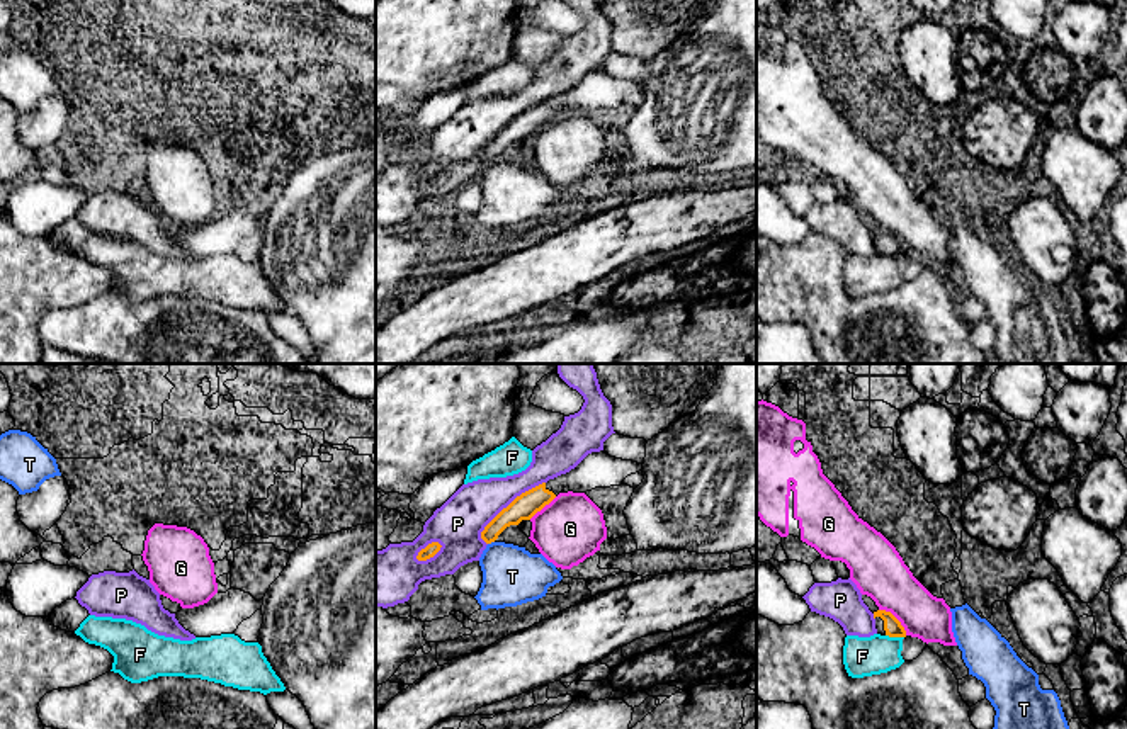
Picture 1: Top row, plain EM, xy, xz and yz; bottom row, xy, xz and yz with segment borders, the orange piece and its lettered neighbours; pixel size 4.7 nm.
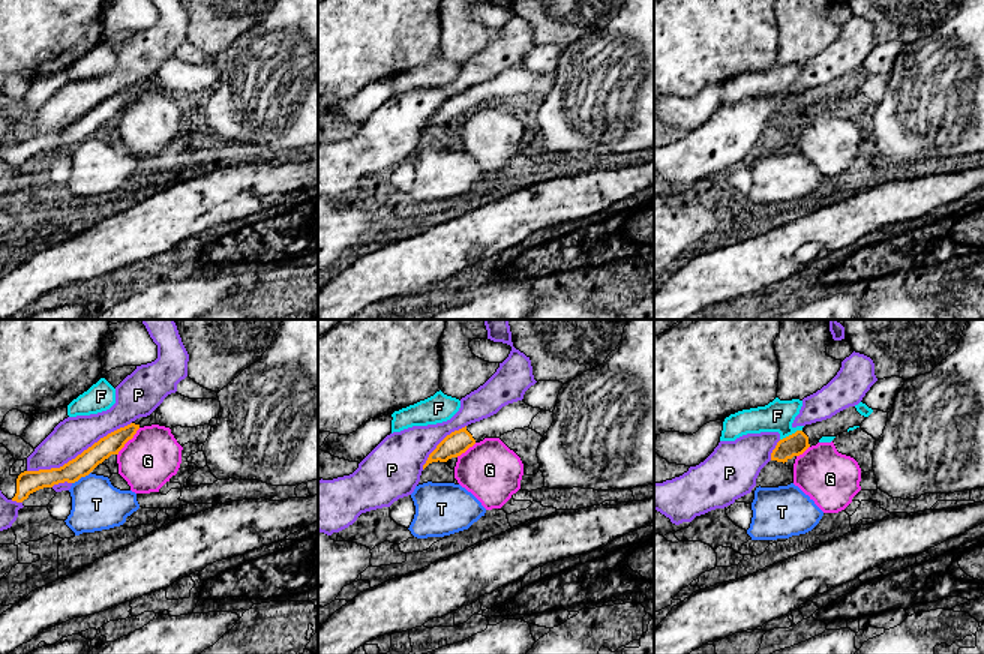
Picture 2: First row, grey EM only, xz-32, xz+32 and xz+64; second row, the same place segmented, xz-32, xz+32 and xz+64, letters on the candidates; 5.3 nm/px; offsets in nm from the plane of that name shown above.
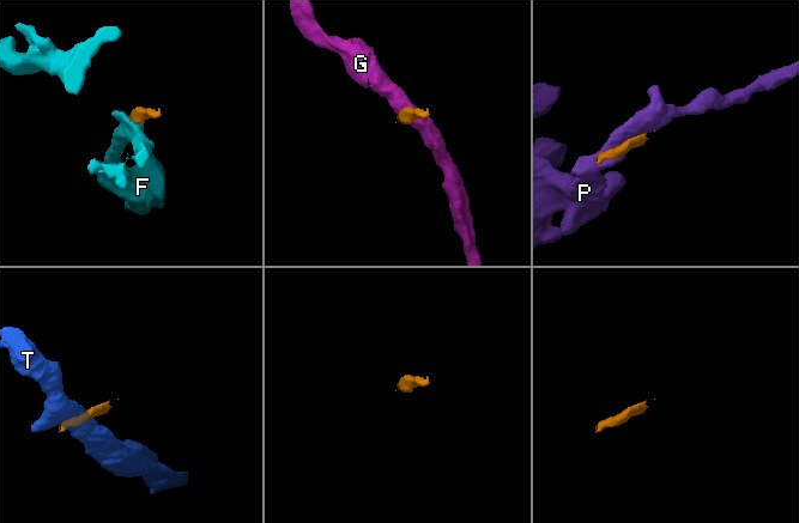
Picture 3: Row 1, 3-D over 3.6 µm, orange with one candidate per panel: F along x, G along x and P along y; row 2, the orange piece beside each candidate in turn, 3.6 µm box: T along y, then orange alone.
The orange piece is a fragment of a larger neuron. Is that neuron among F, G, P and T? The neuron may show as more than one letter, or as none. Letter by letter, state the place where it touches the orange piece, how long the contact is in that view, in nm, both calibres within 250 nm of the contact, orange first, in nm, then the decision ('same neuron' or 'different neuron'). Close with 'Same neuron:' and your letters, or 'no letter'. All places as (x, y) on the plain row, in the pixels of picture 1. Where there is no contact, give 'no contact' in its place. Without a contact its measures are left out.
F: yz (894, 255) | 90 nm | 90/190 nm | different neuron
G: yz (896, 238) | 180 nm | 90/260 nm | different neuron
P: xz (510, 123) | 420 nm | 120/220 nm | different neuron
T: xz (490, 162) | 40 nm | 120/280 nm | different neuron
Same neuron: no letter

